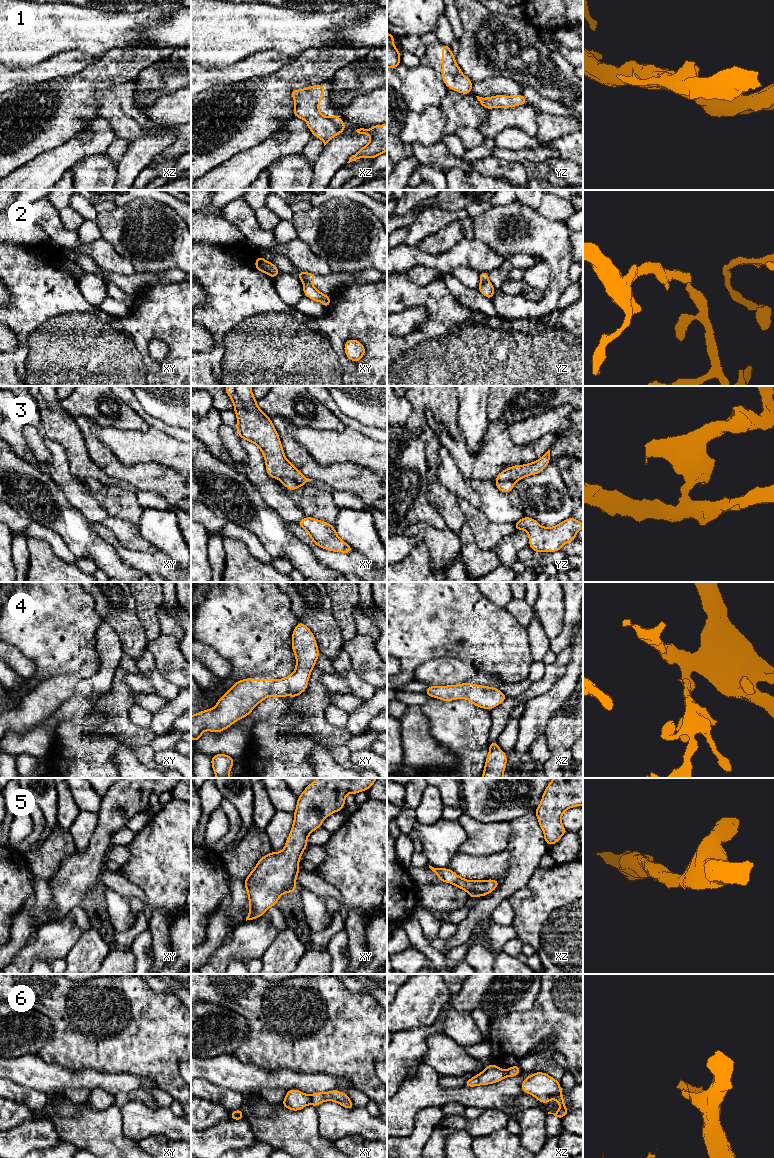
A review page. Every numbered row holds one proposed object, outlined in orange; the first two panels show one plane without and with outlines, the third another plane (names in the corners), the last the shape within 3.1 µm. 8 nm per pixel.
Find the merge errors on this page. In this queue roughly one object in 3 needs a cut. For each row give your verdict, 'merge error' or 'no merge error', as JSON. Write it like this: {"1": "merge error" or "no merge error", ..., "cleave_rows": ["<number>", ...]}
{"1": "no merge error", "2": "merge error", "3": "merge error", "4": "merge error", "5": "no merge error", "6": "merge error", "cleave_rows": ["2", "3", "4", "6"]}

